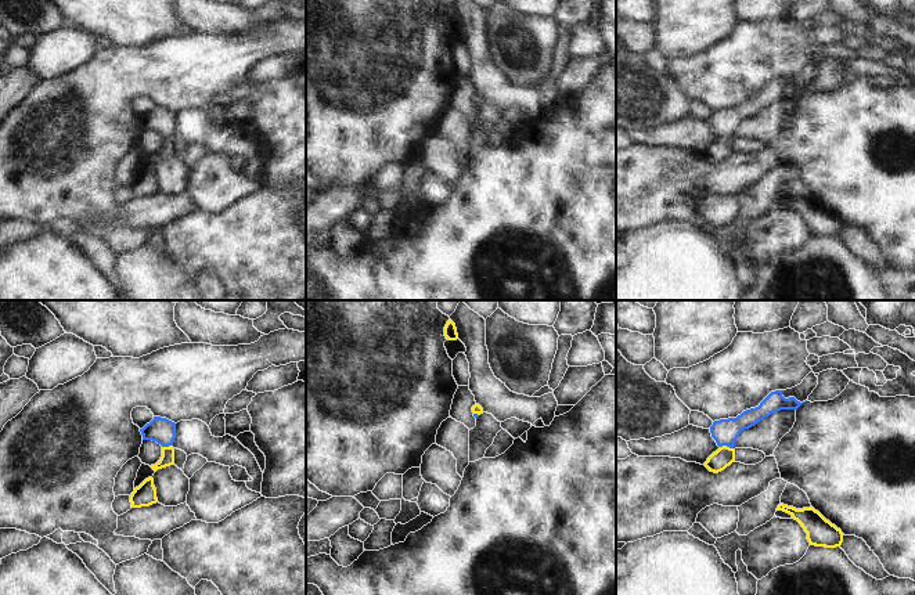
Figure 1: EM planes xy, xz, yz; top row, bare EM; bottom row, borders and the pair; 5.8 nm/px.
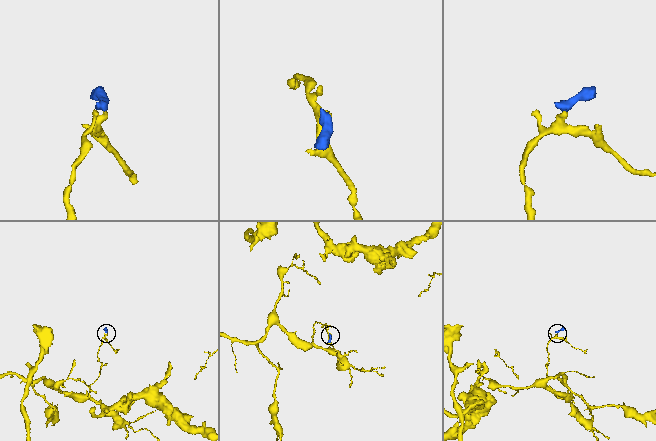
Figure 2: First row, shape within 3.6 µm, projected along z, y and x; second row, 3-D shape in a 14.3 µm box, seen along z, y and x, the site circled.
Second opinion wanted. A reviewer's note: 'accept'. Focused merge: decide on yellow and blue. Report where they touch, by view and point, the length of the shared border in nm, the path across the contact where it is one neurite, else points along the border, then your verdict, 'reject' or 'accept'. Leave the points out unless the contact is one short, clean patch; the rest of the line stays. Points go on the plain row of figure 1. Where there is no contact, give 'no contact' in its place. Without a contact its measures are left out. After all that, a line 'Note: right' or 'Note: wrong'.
meets yellow in yz at (726, 136); contact 80 nm long; runs through yz (724, 145), (726, 136), (726, 122); accept
Note: right

